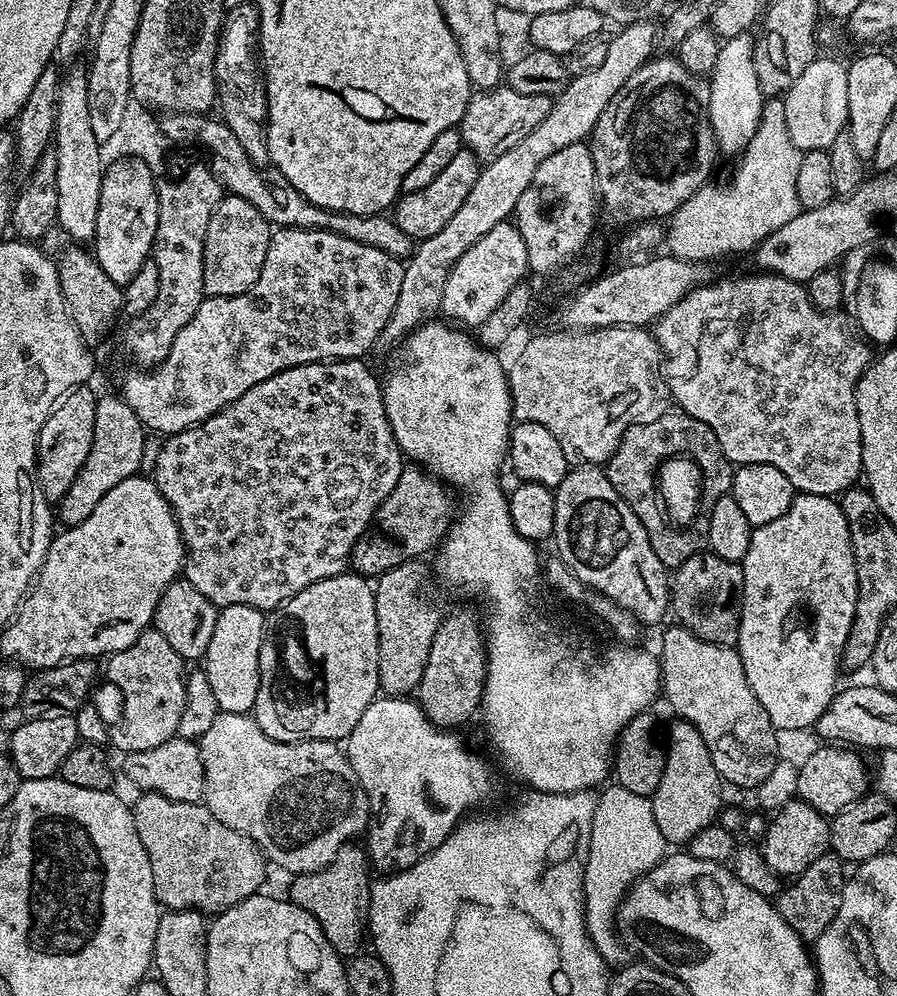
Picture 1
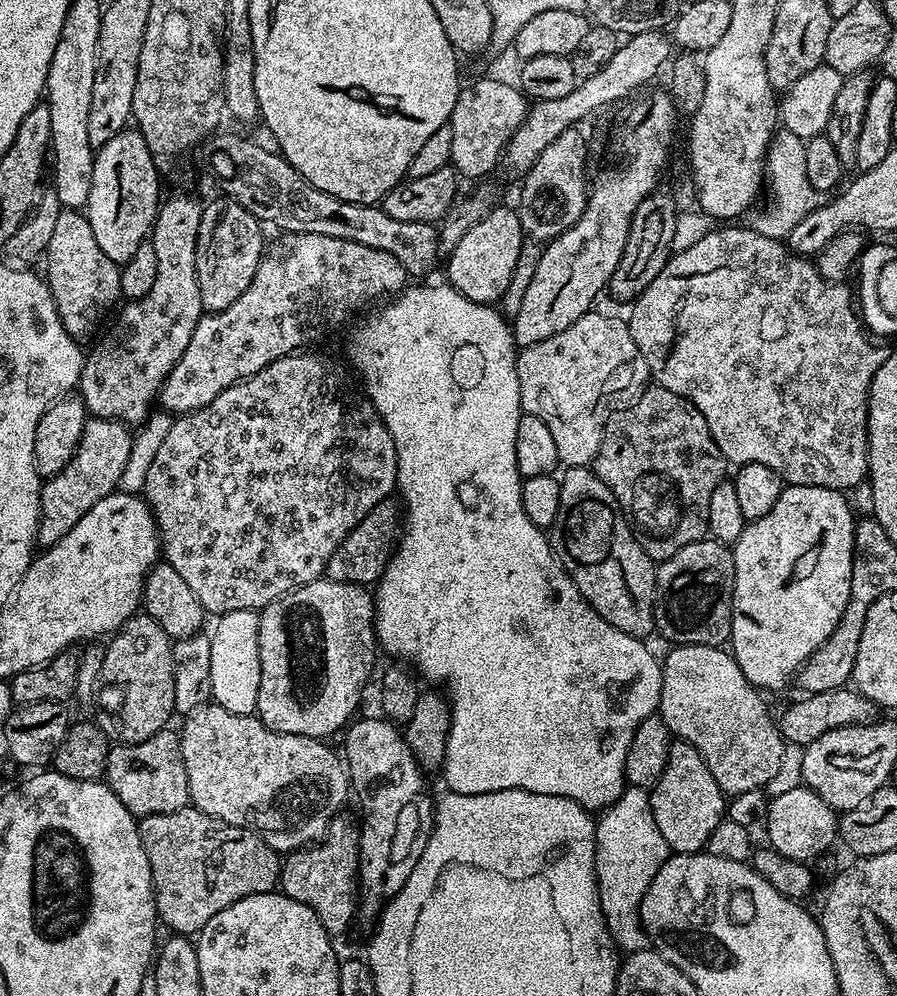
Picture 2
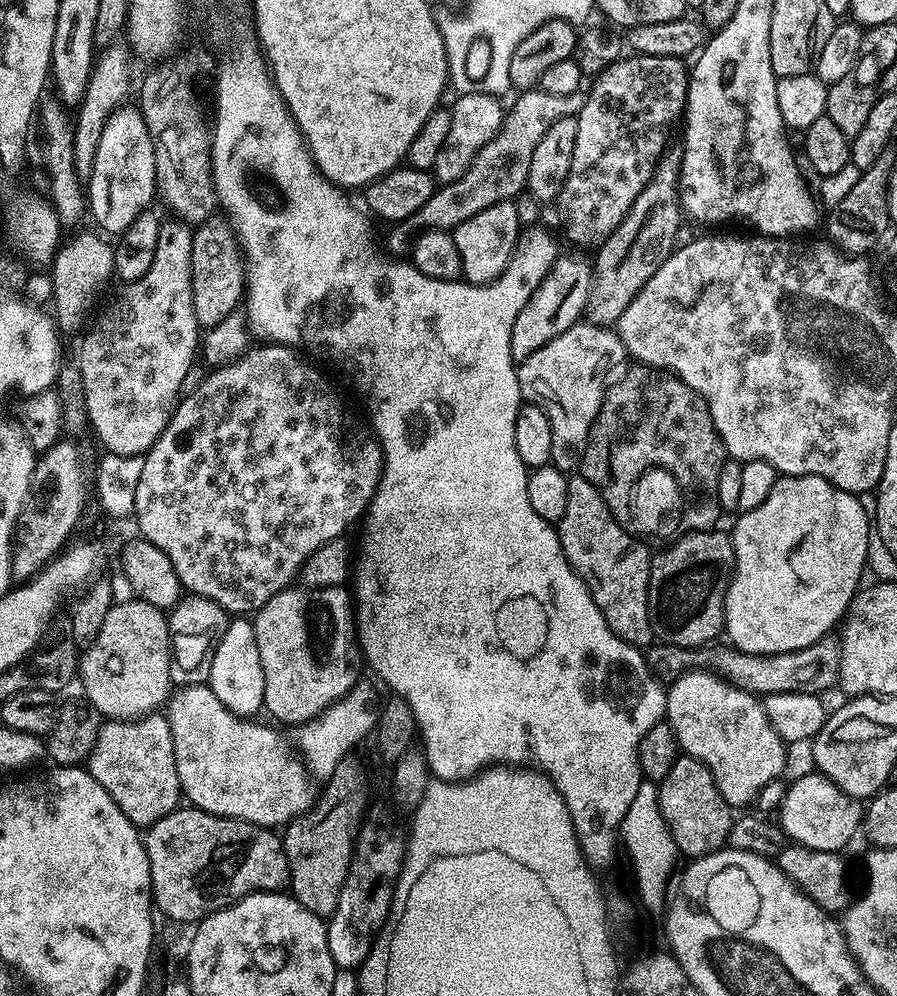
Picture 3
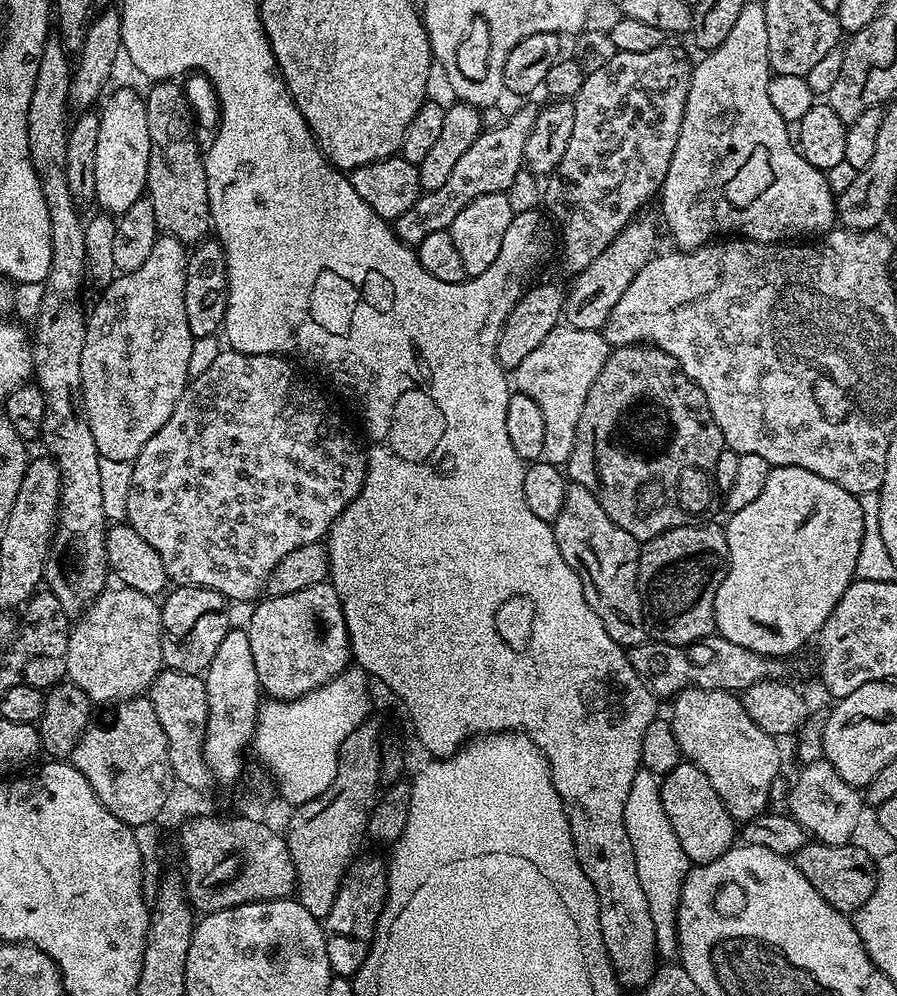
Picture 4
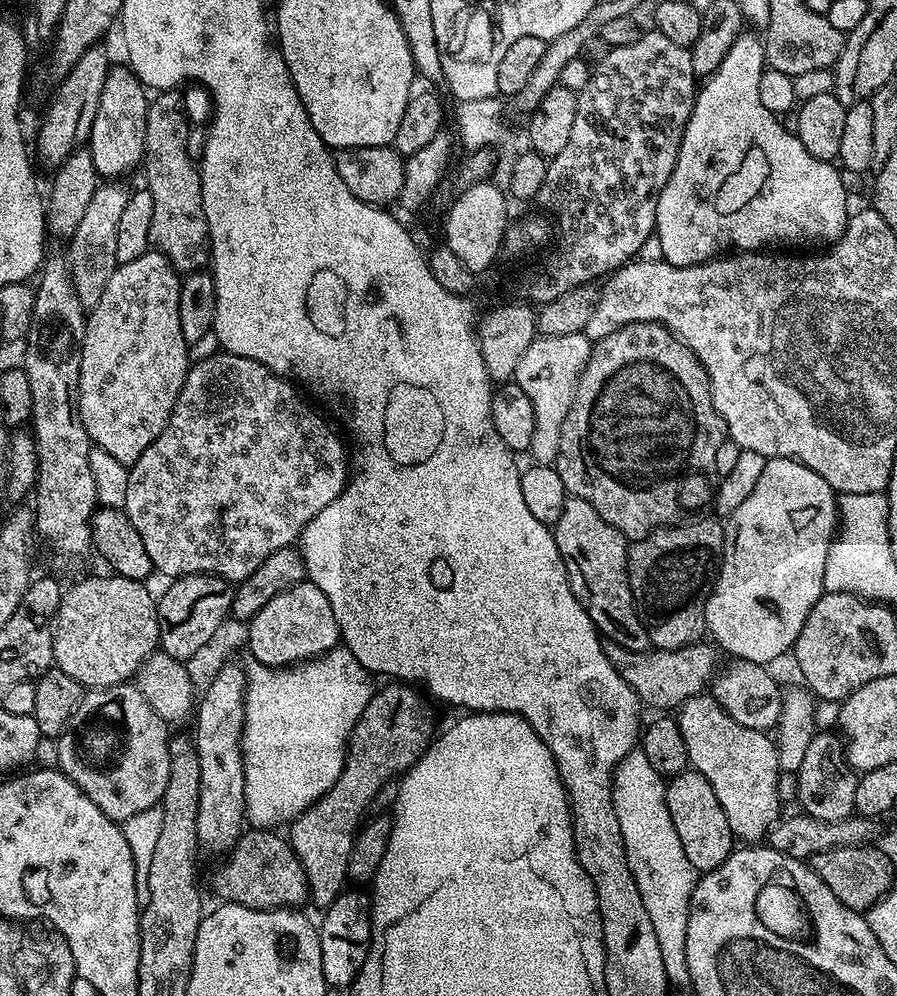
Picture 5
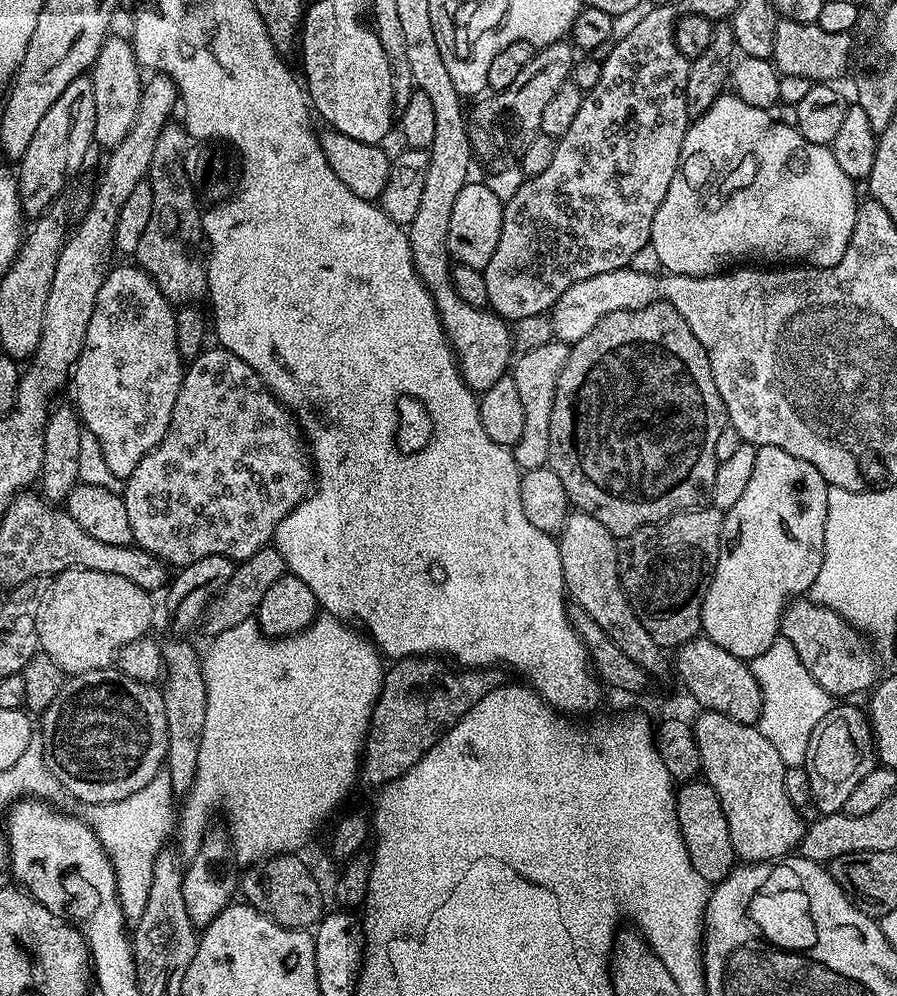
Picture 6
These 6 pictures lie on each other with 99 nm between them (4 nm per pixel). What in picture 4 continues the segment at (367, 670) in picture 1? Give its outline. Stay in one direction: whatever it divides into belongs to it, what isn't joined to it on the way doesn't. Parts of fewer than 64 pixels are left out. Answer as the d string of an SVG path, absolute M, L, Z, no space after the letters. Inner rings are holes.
M331 583L315 584L294 594L268 596L261 599L256 606L248 620L246 631L250 638L250 650L254 654L254 670L258 670L258 682L271 699L285 702L298 700L306 693L313 692L315 688L329 684L334 677L340 676L344 669L349 667L350 649L346 618L342 614L340 596L332 589Z

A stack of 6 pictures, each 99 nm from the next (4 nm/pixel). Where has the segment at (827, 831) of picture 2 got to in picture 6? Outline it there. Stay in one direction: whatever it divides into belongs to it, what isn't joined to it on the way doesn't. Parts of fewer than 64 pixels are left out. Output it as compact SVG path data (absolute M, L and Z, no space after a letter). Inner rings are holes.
M840 702L832 707L830 714L814 726L814 734L810 734L803 768L809 776L815 811L820 814L841 811L854 786L858 786L858 782L878 766L876 742L872 738L872 725L868 723L865 709L848 703L852 702Z

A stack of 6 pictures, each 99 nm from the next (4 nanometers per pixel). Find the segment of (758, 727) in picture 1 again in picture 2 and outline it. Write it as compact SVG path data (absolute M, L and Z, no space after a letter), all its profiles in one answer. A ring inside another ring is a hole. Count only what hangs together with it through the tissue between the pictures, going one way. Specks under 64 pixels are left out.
M678 644L669 647L668 657L663 657L662 671L660 673L660 707L658 715L664 719L666 726L671 730L673 737L682 739L690 746L694 746L694 750L698 750L698 754L706 762L706 766L710 766L710 774L714 774L714 782L718 782L718 786L722 789L725 797L733 798L750 790L765 789L770 782L770 778L777 773L779 766L782 764L783 752L786 741L780 734L777 721L772 720L772 716L768 713L768 708L764 705L761 693L746 678L746 674L742 674L742 670L738 666L738 662L732 657L731 651L725 650L720 646L711 644Z

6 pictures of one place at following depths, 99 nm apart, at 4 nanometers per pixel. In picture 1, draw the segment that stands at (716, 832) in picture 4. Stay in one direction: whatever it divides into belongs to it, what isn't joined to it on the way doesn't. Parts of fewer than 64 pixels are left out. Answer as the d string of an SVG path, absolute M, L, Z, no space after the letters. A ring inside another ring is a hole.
M679 718L673 721L668 732L666 728L662 782L658 782L658 790L654 790L650 799L654 822L658 822L658 830L662 830L665 841L669 845L684 846L694 838L694 834L698 834L698 830L706 830L706 826L713 824L719 817L722 781L718 770L714 770L714 762L710 762L710 750L706 750L702 734L698 734L690 722Z

